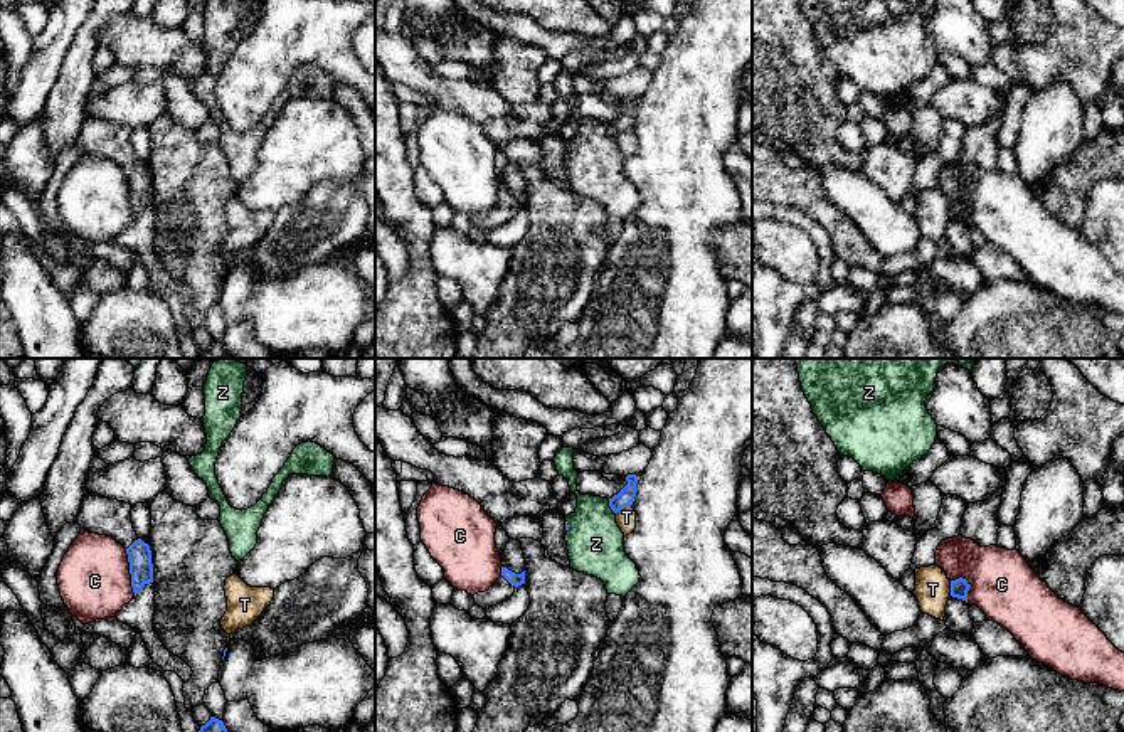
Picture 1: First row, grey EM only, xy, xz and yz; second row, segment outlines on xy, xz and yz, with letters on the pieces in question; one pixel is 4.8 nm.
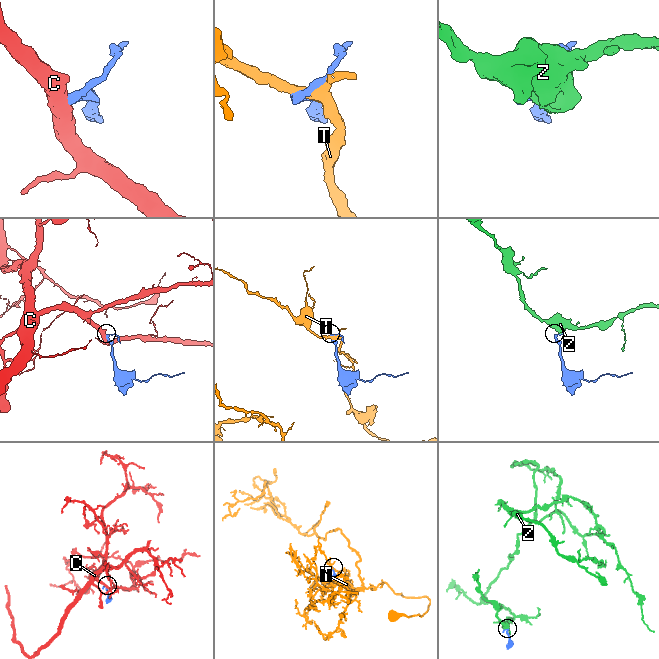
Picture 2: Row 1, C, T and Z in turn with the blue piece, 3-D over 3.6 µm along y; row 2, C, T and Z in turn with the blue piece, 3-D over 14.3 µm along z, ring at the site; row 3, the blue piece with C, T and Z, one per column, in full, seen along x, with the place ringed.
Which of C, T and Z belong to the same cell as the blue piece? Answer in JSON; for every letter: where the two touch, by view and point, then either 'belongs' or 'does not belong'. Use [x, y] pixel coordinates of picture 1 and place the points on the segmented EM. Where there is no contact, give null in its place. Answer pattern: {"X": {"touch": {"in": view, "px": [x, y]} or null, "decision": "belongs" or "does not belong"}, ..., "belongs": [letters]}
{"C": {"touch": {"in": "xy", "px": [130, 572]}, "decision": "does not belong"}, "T": {"touch": {"in": "xz", "px": [623, 507]}, "decision": "does not belong"}, "Z": {"touch": {"in": "xz", "px": [609, 505]}, "decision": "does not belong"}, "belongs": []}

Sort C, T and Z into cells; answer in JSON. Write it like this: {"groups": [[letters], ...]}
{"groups": [["C"], ["T"], ["Z"]]}

